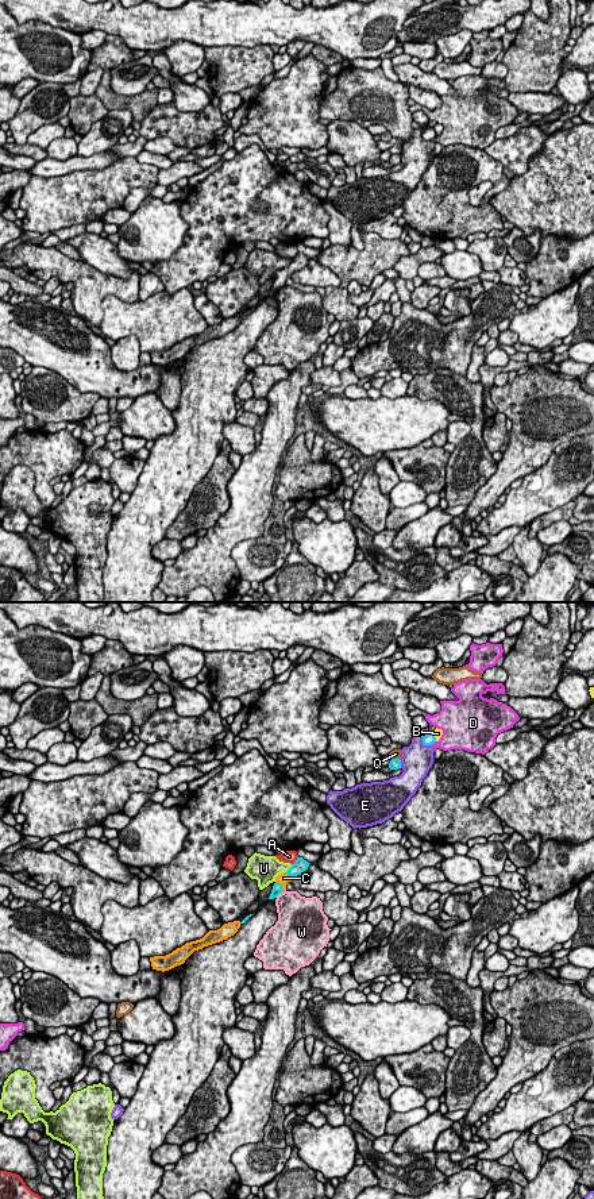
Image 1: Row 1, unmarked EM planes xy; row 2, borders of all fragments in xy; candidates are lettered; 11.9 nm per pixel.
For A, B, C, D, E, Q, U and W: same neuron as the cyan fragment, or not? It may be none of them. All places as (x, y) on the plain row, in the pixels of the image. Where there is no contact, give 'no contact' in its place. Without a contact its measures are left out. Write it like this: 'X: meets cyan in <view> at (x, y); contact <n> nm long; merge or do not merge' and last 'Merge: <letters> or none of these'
A: meets cyan in xy at (296, 255); contact 120 nm long; do not merge
B: meets cyan in xy at (434, 131); contact 120 nm long; do not merge
C: meets cyan in xy at (281, 281); contact 150 nm long; merge
D: meets cyan in xy at (432, 138); contact 80 nm long; do not merge
E: meets cyan in xy at (424, 139); contact 170 nm long; do not merge
Q: meets cyan in xy at (396, 154); contact 110 nm long; do not merge
U: meets cyan in xy at (289, 263); contact 180 nm long; do not merge
W: meets cyan in xy at (280, 288); contact 130 nm long; do not merge
Merge: C

